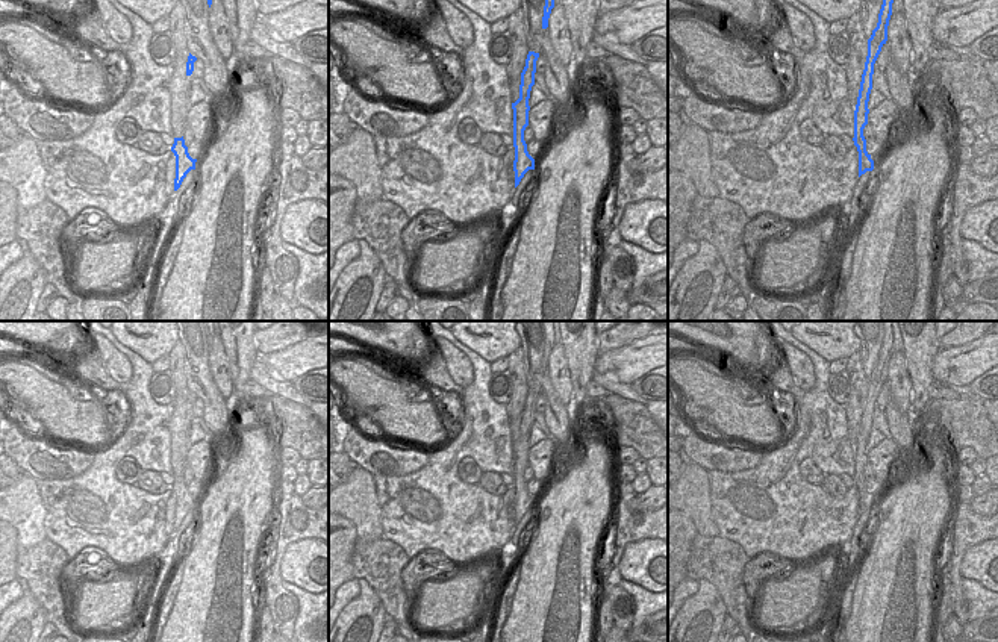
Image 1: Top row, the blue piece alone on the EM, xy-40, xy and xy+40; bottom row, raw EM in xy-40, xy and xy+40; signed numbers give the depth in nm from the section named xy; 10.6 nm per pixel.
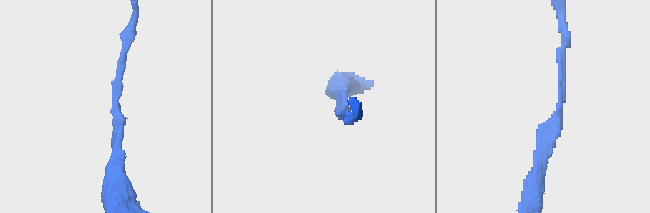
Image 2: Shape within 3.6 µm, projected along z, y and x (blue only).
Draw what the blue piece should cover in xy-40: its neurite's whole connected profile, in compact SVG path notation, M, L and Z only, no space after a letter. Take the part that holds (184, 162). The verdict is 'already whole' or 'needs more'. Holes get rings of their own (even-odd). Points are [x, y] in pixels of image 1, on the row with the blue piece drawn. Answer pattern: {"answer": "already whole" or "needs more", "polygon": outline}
{"answer": "already whole", "polygon": "M174 138L174 144L171 151L176 156L176 179L174 179L174 191L177 191L191 170L195 170L197 159L192 159L188 153L188 147L185 145L185 139Z"}

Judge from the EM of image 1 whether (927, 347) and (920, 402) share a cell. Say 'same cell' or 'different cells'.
same cell

